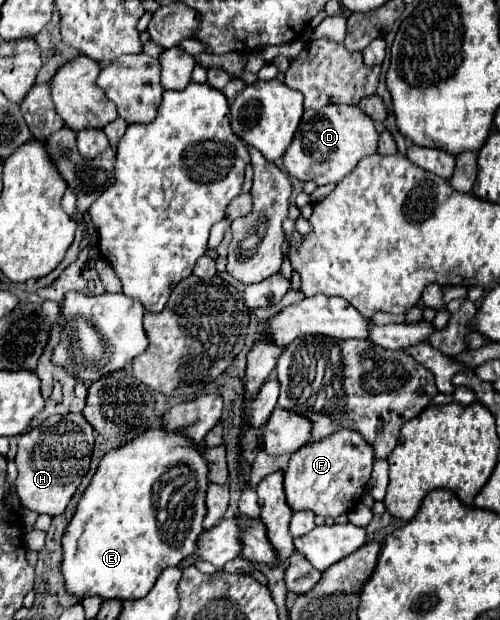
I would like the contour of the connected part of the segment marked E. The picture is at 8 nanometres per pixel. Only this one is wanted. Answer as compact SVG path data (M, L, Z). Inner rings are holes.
M163 428L147 430L133 442L105 454L67 524L67 532L63 532L61 572L67 592L79 600L87 596L99 596L101 600L139 600L147 596L165 568L177 566L195 550L207 512L207 474L209 468L203 446L195 446L179 432L165 432Z

